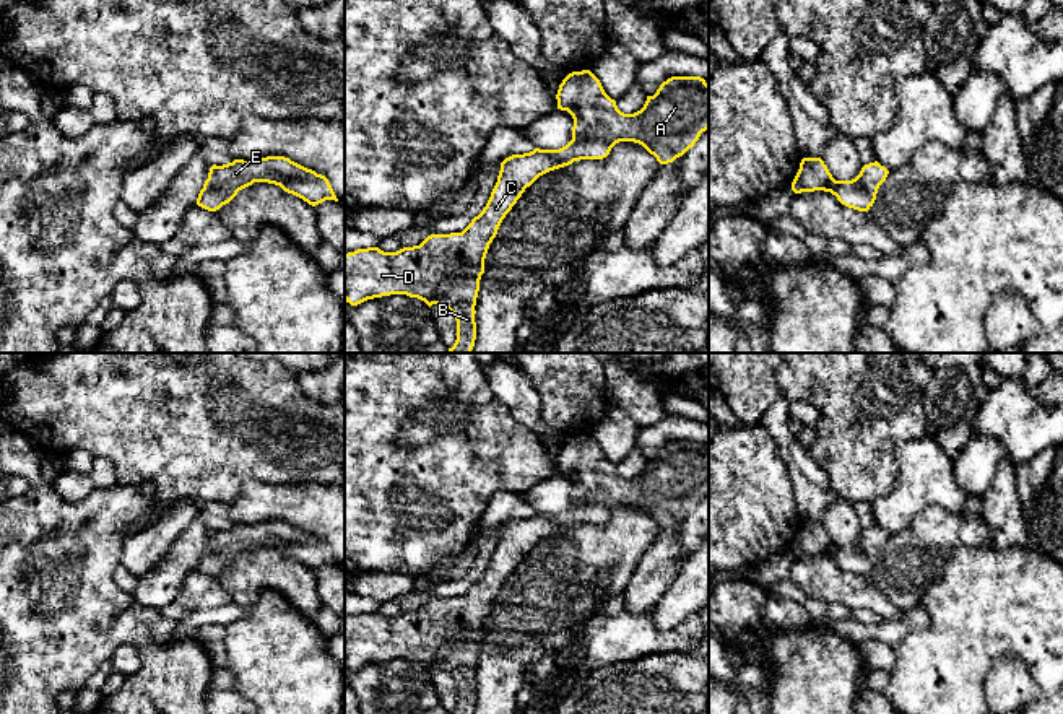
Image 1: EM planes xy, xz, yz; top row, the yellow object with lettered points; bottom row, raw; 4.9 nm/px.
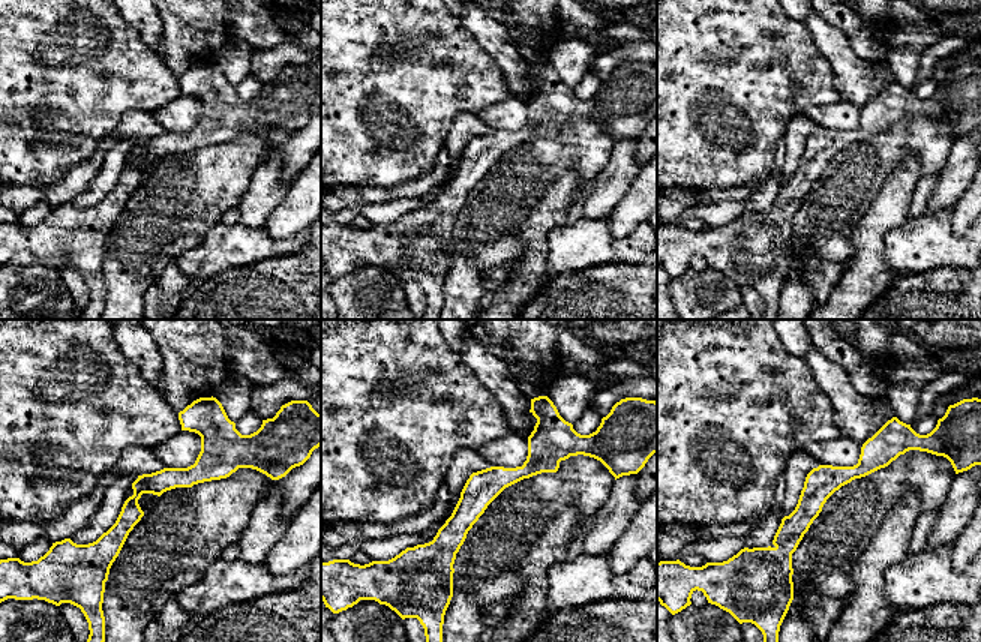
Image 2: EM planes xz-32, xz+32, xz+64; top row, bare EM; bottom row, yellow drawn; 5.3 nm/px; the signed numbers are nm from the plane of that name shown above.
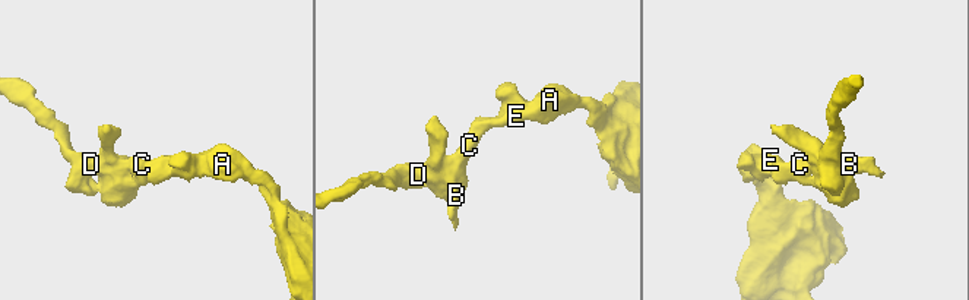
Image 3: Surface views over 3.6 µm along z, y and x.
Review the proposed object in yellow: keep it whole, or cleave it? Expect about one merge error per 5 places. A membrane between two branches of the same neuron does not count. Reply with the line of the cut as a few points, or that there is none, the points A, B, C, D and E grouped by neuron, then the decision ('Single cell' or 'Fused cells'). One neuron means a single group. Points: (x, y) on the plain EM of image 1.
No split. Groups: A B C D E. Single cell

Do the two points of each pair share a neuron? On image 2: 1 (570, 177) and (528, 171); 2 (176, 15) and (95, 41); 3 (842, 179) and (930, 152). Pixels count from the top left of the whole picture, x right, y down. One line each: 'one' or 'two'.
1: two
2: two
3: one

